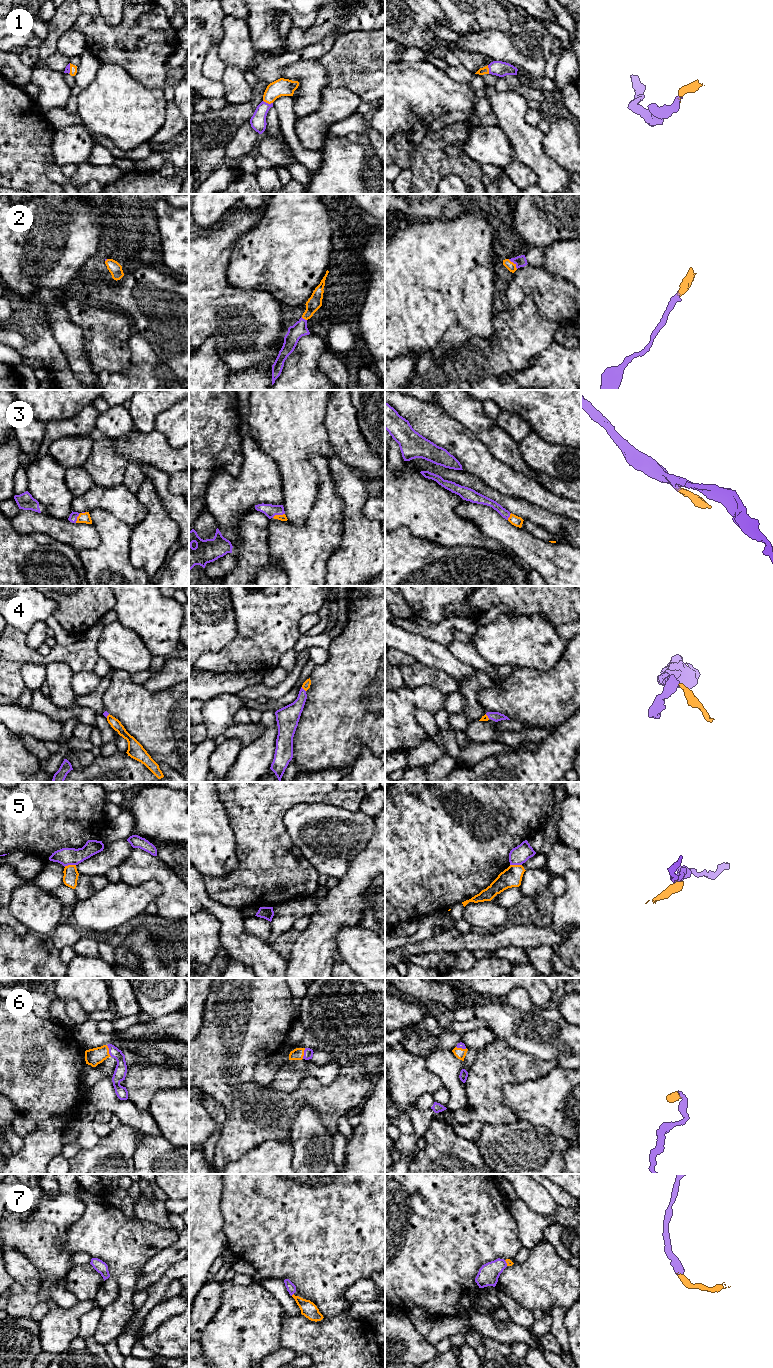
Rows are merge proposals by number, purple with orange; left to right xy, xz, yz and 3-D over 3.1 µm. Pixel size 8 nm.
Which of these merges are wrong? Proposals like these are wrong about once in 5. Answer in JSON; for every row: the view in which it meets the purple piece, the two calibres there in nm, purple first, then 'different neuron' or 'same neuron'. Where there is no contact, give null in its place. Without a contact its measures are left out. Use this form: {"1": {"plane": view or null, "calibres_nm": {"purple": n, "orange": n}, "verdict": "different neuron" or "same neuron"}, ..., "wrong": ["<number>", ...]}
{"1": {"plane": "xz", "calibres_nm": {"purple": 130, "orange": 140}, "verdict": "same neuron"}, "2": {"plane": "yz", "calibres_nm": {"purple": 90, "orange": 70}, "verdict": "same neuron"}, "3": {"plane": "xz", "calibres_nm": {"purple": 100, "orange": 50}, "verdict": "same neuron"}, "4": {"plane": "xz", "calibres_nm": {"purple": 170, "orange": 60}, "verdict": "same neuron"}, "5": {"plane": "yz", "calibres_nm": {"purple": 140, "orange": 160}, "verdict": "different neuron"}, "6": {"plane": "xy", "calibres_nm": {"purple": 100, "orange": 140}, "verdict": "same neuron"}, "7": {"plane": "xz", "calibres_nm": {"purple": 80, "orange": 120}, "verdict": "same neuron"}, "wrong": ["5"]}

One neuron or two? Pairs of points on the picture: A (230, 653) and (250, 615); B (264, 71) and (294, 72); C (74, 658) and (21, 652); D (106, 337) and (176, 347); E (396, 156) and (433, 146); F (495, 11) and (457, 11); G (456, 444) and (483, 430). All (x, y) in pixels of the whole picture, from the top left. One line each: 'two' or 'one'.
A: one
B: two
C: one
D: two
E: two
F: one
G: two

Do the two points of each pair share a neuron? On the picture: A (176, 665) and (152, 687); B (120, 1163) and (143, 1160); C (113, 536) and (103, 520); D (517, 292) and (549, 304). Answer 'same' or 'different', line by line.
A: same
B: different
C: same
D: same

